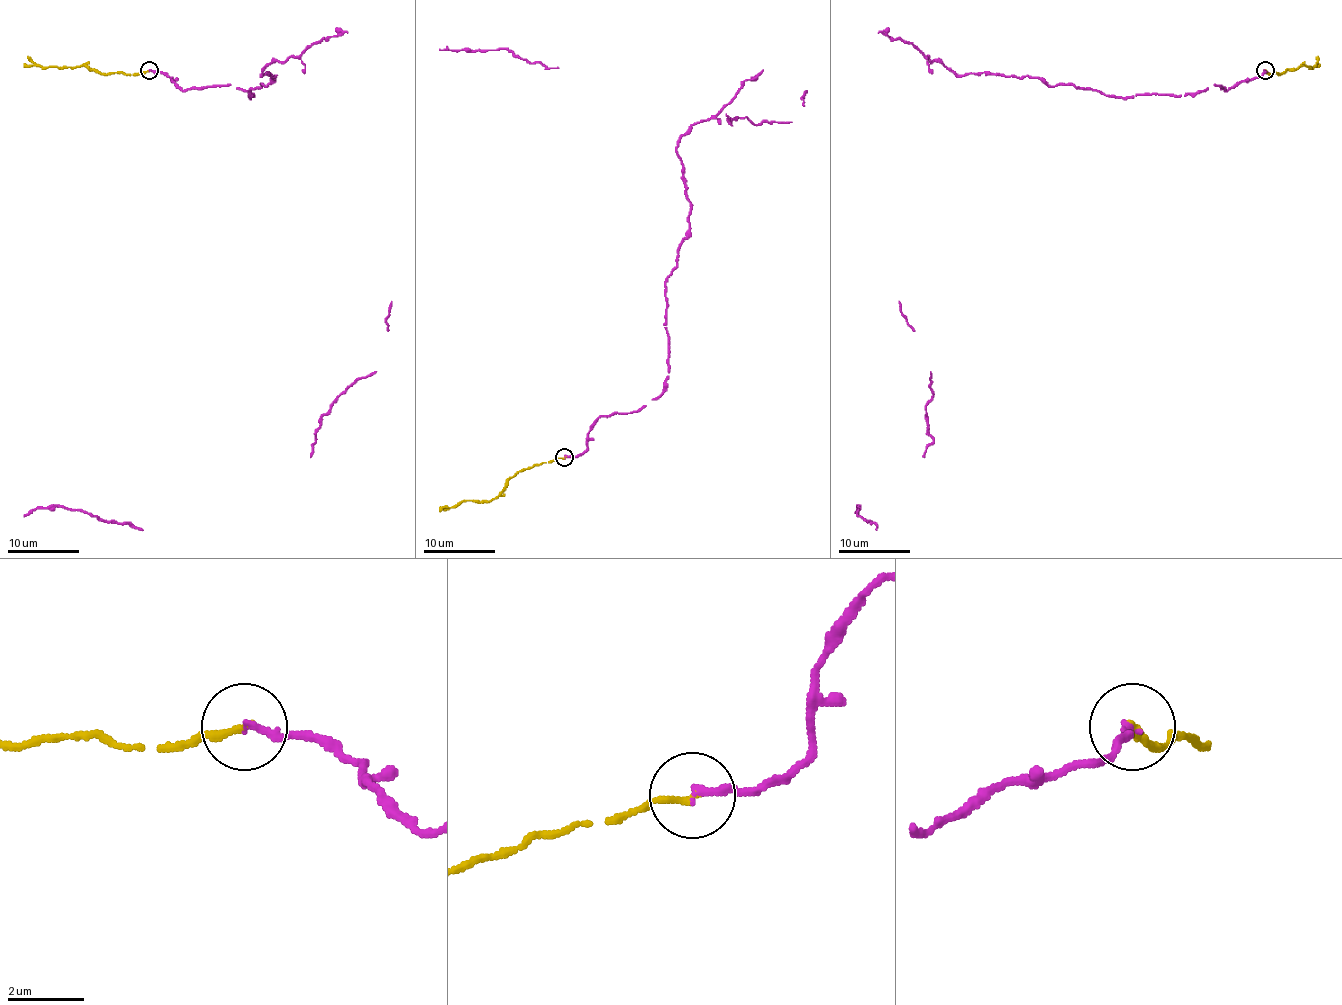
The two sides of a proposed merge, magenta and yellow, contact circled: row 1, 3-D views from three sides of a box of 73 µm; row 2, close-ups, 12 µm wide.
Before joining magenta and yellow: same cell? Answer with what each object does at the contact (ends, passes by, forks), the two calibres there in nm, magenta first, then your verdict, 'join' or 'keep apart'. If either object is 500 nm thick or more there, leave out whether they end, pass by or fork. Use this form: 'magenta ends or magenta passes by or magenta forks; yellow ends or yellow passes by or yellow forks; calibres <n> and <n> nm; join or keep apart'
magenta ends; yellow ends; calibres 190 and 190 nm; join

